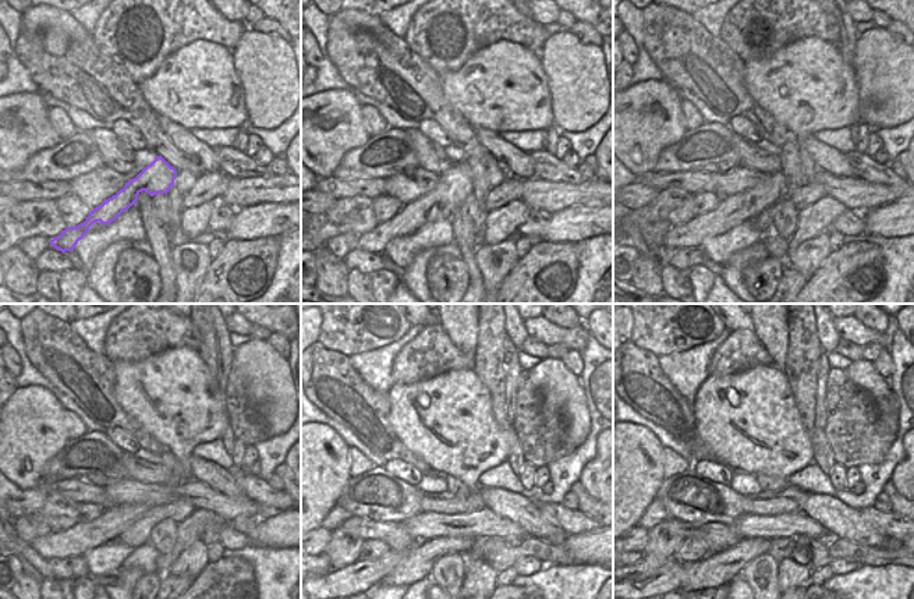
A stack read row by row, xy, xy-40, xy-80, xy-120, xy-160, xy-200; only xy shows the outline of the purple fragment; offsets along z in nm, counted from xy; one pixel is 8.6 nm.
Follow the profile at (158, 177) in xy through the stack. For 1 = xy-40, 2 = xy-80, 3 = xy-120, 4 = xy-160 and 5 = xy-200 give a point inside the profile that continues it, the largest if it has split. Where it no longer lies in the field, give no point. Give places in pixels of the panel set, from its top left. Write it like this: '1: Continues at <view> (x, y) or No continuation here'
1: Continues at xy-40 (456, 184)
2: Continues at xy-80 (747, 205)
3: Continues at xy-120 (64, 550)
4: Continues at xy-160 (347, 581)
5: Continues at xy-200 (668, 578).

